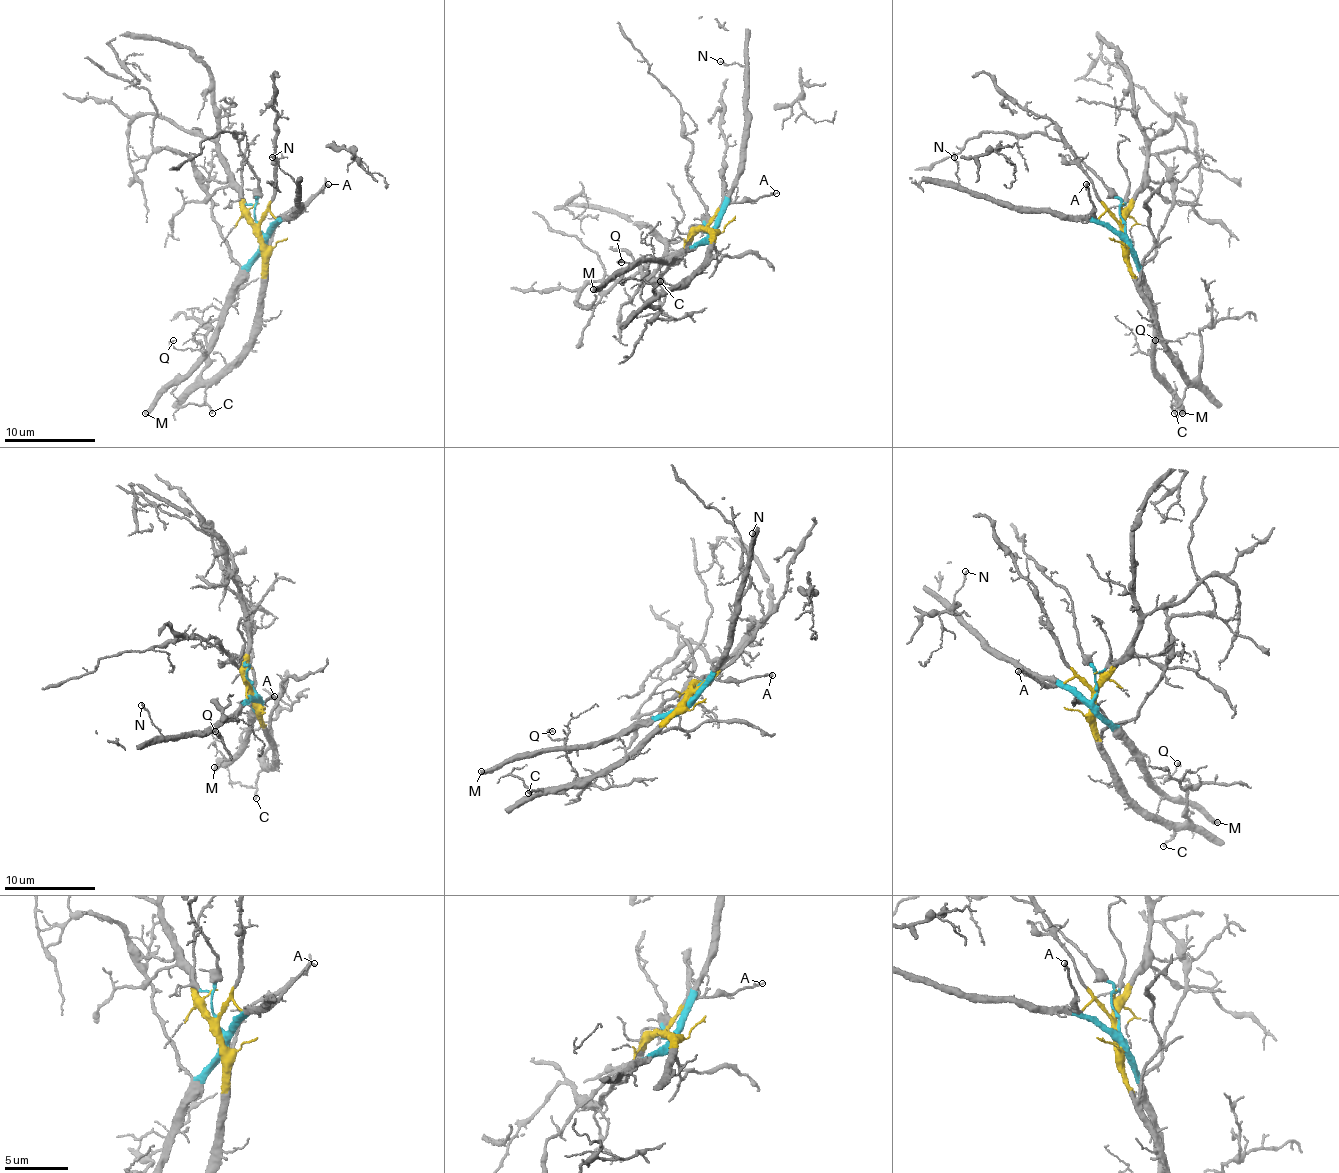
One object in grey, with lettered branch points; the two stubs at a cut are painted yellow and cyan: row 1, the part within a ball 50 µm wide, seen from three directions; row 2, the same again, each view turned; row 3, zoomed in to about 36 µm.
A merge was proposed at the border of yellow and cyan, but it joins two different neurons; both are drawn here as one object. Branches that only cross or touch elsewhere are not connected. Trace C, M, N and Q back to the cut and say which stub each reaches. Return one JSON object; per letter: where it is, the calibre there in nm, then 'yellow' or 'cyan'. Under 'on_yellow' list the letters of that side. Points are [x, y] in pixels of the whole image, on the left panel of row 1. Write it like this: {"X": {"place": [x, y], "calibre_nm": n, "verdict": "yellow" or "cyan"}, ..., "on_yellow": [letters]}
{"C": {"place": [212, 413], "calibre_nm": 170, "verdict": "yellow"}, "M": {"place": [145, 413], "calibre_nm": 400, "verdict": "cyan"}, "N": {"place": [272, 157], "calibre_nm": 150, "verdict": "cyan"}, "Q": {"place": [173, 340], "calibre_nm": 150, "verdict": "cyan"}, "on_yellow": ["C"]}

